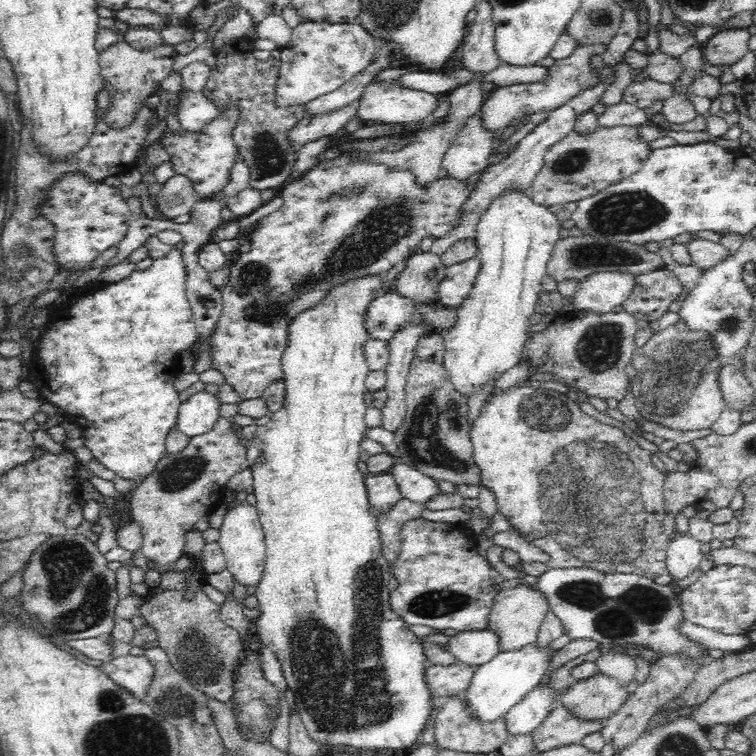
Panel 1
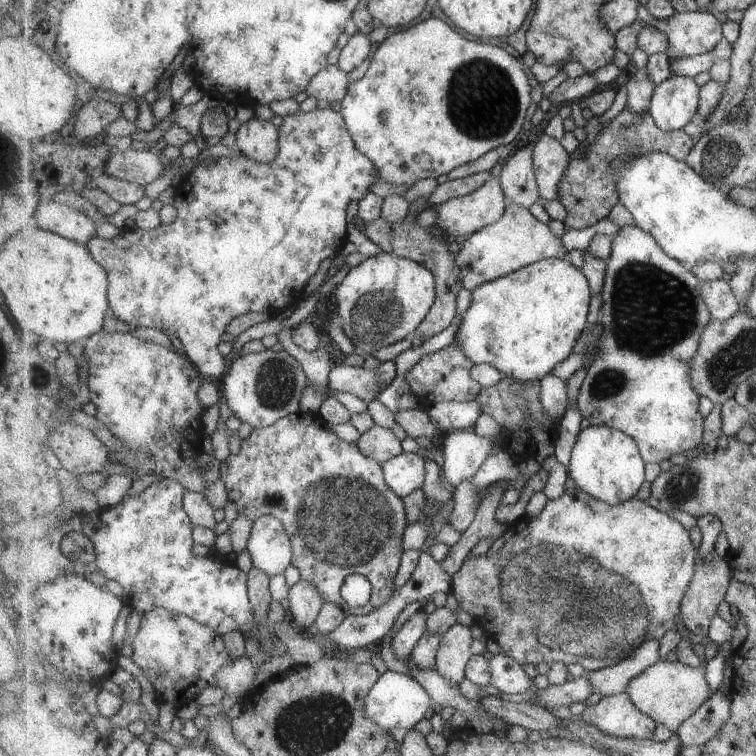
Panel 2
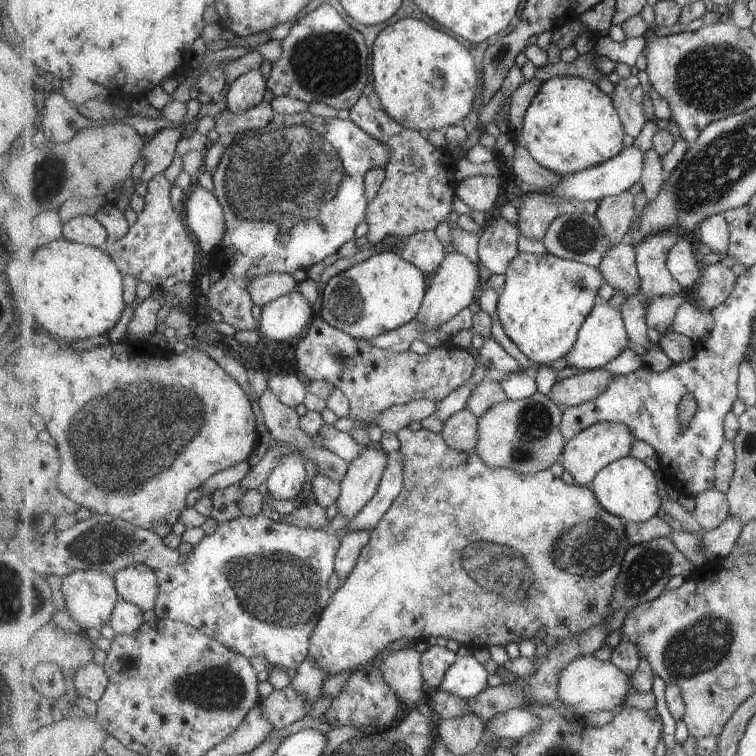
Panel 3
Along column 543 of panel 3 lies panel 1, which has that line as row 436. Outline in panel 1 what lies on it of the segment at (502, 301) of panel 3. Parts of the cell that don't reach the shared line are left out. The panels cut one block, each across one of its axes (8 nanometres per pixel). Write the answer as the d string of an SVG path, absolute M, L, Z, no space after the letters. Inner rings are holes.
M376 275L373 277L364 277L361 279L354 279L353 281L347 282L343 285L338 285L334 287L330 292L329 295L322 301L321 305L315 306L314 308L305 310L301 312L300 315L296 316L294 320L288 324L288 346L287 349L284 351L283 359L281 360L281 365L283 368L284 378L283 381L286 385L286 396L284 405L282 409L279 409L276 413L272 414L271 421L268 424L263 426L258 426L258 429L254 435L254 437L247 441L247 459L249 468L253 471L253 494L257 498L257 509L259 514L259 521L261 522L264 534L265 534L265 544L266 544L266 564L263 568L262 578L260 578L260 582L257 584L256 590L256 598L259 602L259 611L261 612L260 616L255 620L256 621L256 629L254 629L254 636L260 640L260 643L266 644L272 652L276 655L276 658L279 660L281 664L281 669L283 670L283 676L287 681L287 689L294 694L295 705L299 710L300 716L302 717L302 722L306 725L306 732L309 732L309 735L314 739L317 740L323 748L329 748L331 746L342 746L346 747L347 751L358 751L358 750L378 750L383 748L390 748L390 750L402 750L402 748L406 748L409 751L413 750L418 746L418 737L420 736L421 732L426 728L428 724L429 718L431 717L431 712L433 711L433 701L434 697L432 697L432 691L430 691L430 687L428 687L428 683L426 682L426 667L428 662L426 661L426 655L423 649L423 642L418 639L419 637L414 634L414 632L408 630L407 622L402 620L401 616L398 616L396 612L393 611L393 608L390 606L390 593L391 591L388 589L388 581L390 578L393 577L391 573L391 564L386 560L386 557L383 556L382 553L382 540L380 538L380 533L378 530L378 516L376 516L371 511L368 491L365 484L365 474L360 472L358 469L358 460L361 459L360 454L362 452L360 448L360 443L363 442L366 438L366 429L367 425L365 422L365 413L366 413L366 402L364 401L364 394L366 394L366 377L368 373L371 371L366 359L364 358L364 353L362 353L362 344L364 344L364 340L368 338L369 334L366 329L364 329L364 325L362 324L362 318L364 318L364 312L366 312L366 306L368 306L368 302L372 300L372 298L376 297L378 291L383 289L383 282L382 282L382 275Z

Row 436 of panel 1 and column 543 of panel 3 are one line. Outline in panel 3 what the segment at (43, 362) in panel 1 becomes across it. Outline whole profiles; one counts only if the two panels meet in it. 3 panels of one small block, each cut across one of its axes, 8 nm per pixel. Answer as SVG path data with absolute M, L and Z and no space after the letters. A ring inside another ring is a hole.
M555 76L545 81L539 94L533 98L531 106L525 114L521 144L531 152L539 165L553 171L560 176L574 174L598 166L607 160L618 156L625 148L625 129L622 118L617 111L615 100L611 95L601 92L597 84L591 80L578 77Z

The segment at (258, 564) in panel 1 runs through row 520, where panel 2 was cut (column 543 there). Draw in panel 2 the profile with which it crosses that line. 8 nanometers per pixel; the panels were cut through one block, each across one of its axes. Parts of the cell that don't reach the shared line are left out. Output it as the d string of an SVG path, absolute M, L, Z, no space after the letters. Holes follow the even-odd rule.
M510 202L499 222L462 240L456 262L462 269L464 288L472 291L543 259L565 259L567 253L561 237L557 238L547 224L537 220L527 207Z

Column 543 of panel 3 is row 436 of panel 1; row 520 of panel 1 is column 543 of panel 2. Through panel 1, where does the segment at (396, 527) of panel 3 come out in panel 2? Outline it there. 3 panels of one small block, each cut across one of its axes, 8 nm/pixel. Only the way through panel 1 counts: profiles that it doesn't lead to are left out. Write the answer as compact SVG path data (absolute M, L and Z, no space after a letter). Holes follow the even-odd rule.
M579 488L566 490L559 500L548 501L536 518L524 515L521 519L509 524L505 536L497 540L495 546L499 546L501 542L501 548L503 548L505 540L507 540L507 548L511 548L513 553L508 556L479 555L476 558L467 559L462 569L453 575L452 594L460 608L469 611L475 617L486 636L493 638L505 655L514 658L524 667L537 666L541 662L551 665L557 661L567 665L580 664L586 672L612 667L623 659L629 658L645 641L661 640L669 630L673 630L683 620L682 600L694 582L699 552L691 542L689 530L685 530L679 522L669 518L665 511L651 506L648 501L635 497L619 505L610 505Z

